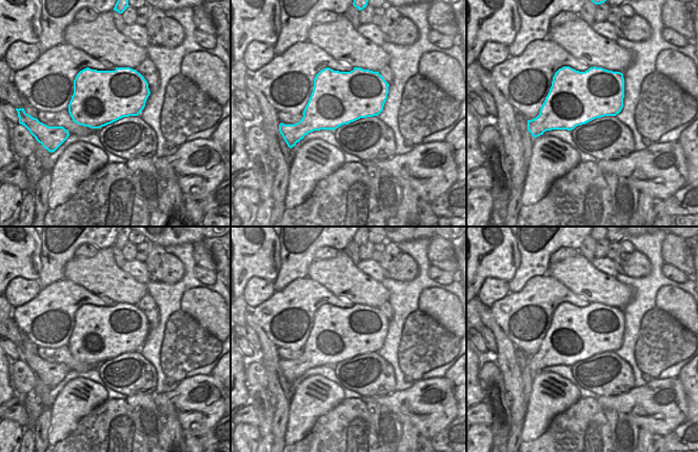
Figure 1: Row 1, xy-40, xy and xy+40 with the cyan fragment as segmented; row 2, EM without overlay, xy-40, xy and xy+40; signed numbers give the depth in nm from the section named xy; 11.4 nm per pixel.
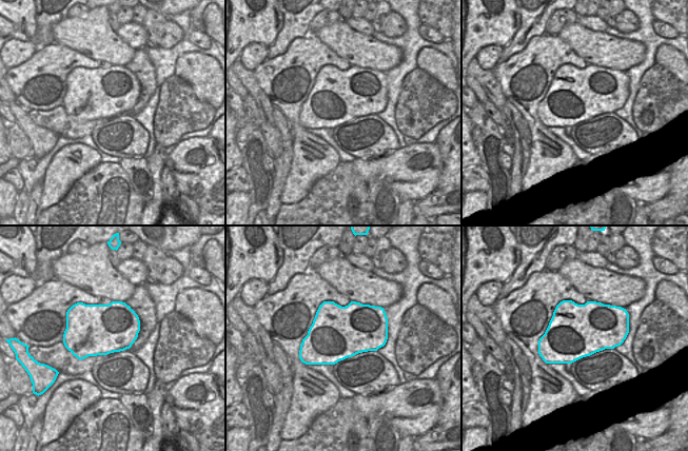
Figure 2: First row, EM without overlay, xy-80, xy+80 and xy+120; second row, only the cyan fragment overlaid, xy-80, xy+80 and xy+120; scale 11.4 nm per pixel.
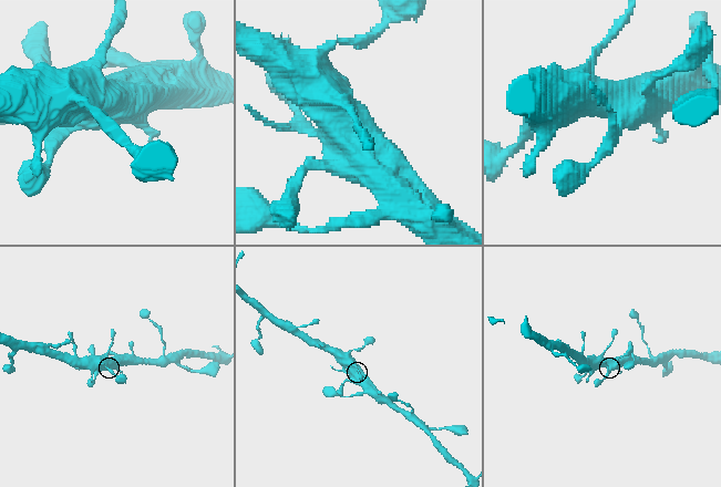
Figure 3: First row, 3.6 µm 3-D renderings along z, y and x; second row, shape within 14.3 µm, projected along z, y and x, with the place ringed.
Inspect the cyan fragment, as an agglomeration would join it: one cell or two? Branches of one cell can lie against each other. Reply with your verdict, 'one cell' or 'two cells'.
one cell

